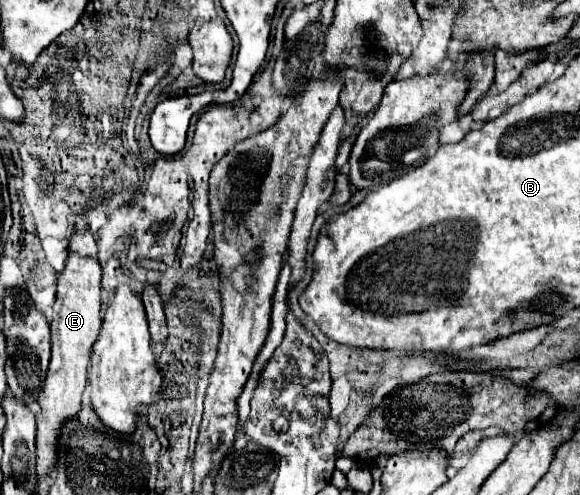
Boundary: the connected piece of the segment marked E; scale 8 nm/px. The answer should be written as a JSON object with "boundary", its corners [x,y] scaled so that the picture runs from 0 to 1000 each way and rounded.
{"boundary":[[[157,469],[126,473],[119,485],[119,521],[116,537],[98,570],[98,606],[91,618],[91,651],[88,651],[88,731],[78,764],[78,780],[67,796],[67,844],[64,844],[64,966],[81,966],[98,937],[98,885],[105,881],[105,861],[133,840],[140,828],[140,800],[150,780],[150,739],[157,727],[157,699],[164,695],[174,663],[174,537],[167,529],[167,489]]]}

